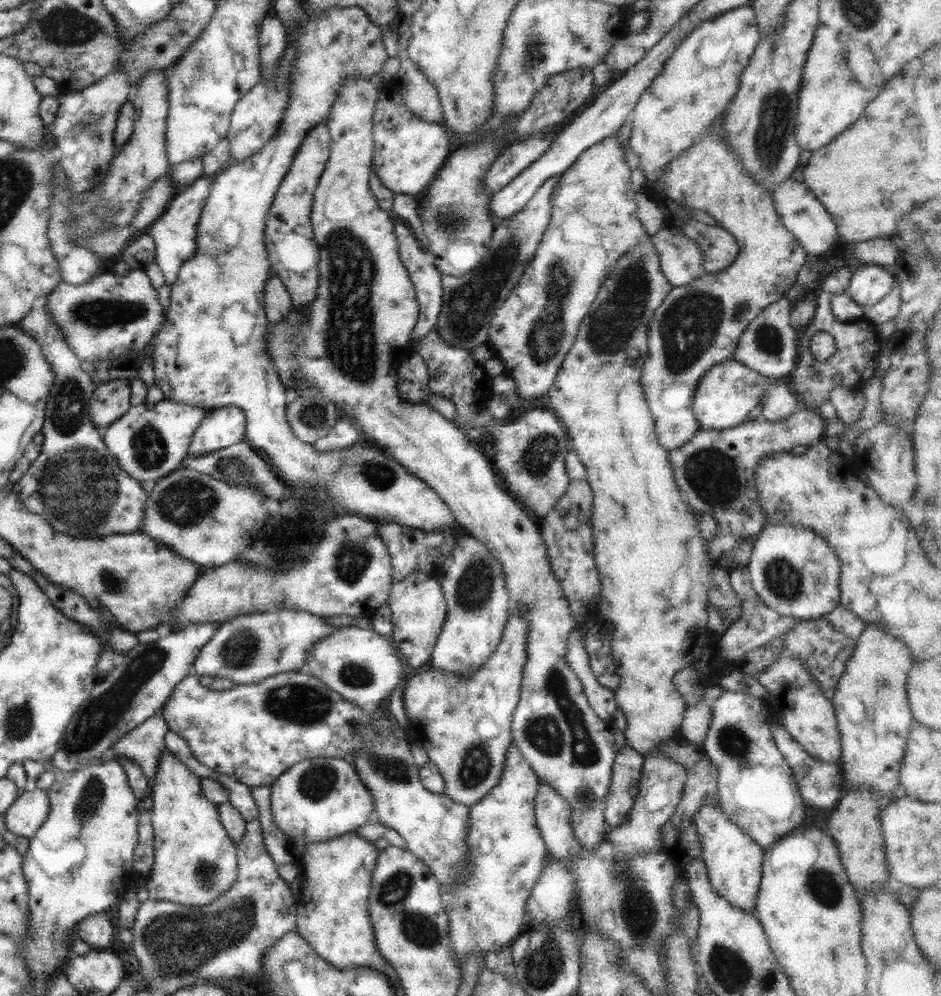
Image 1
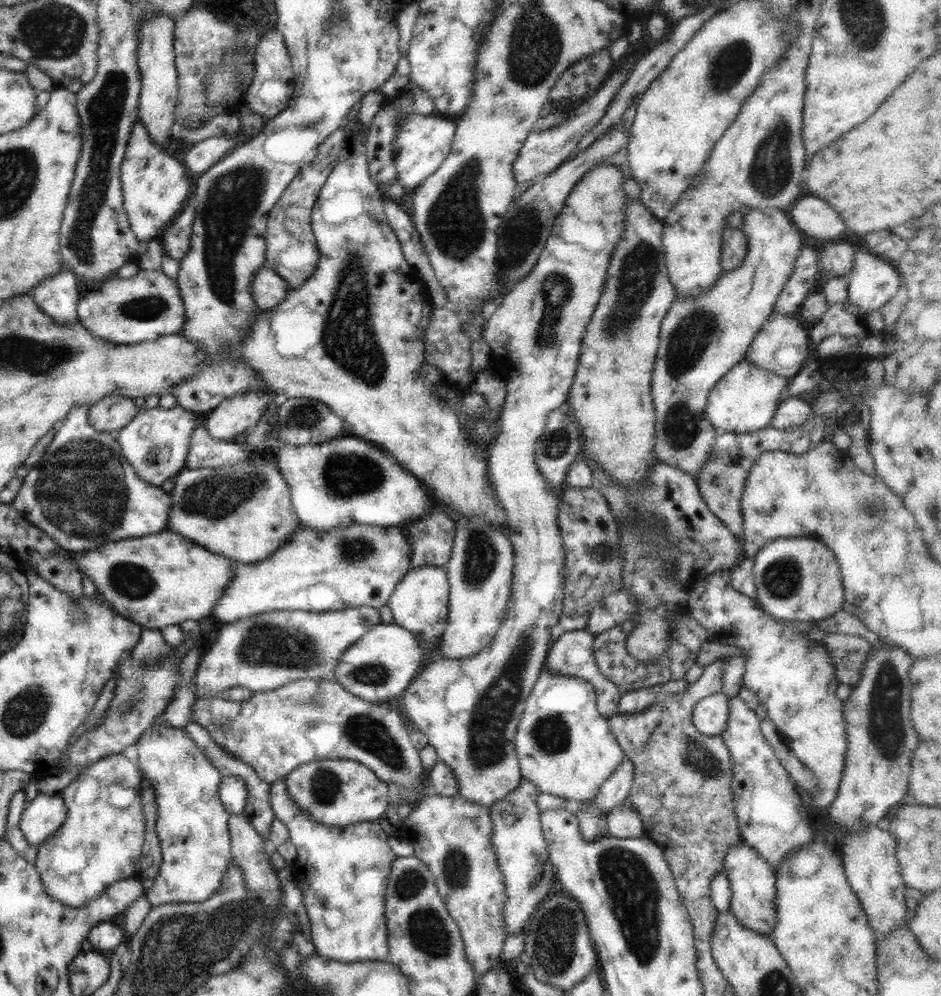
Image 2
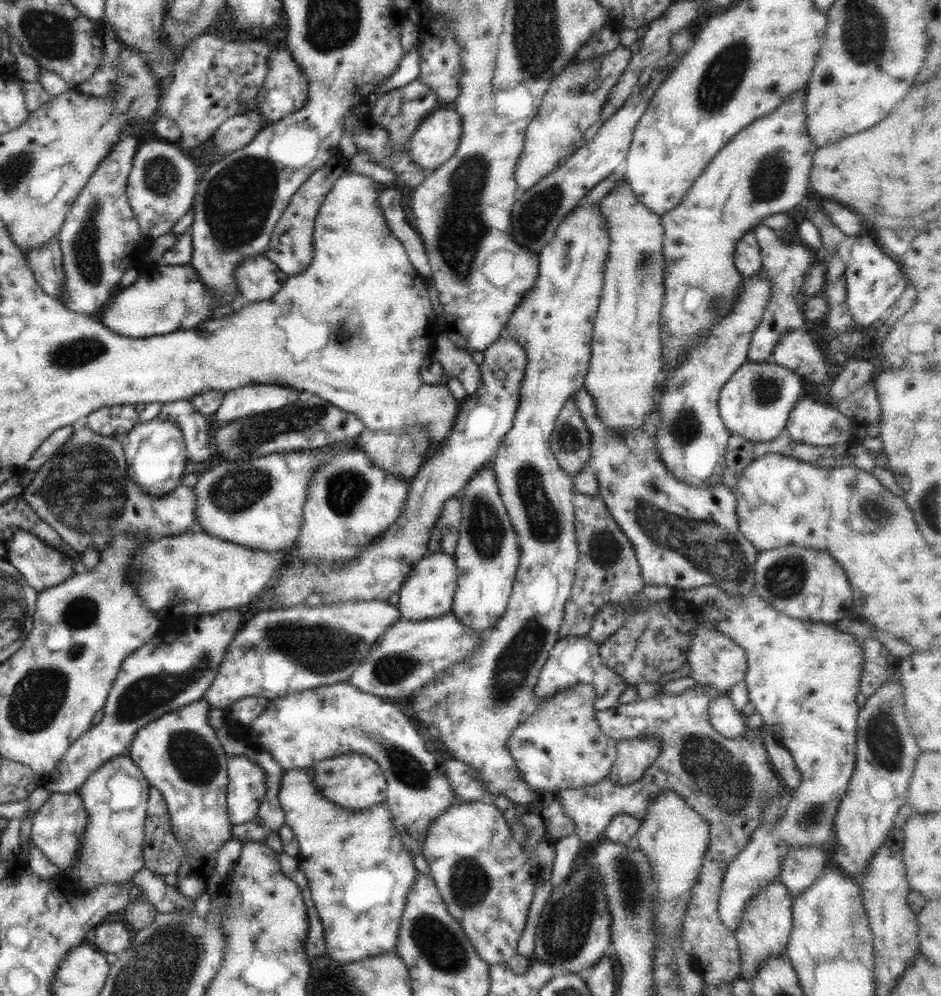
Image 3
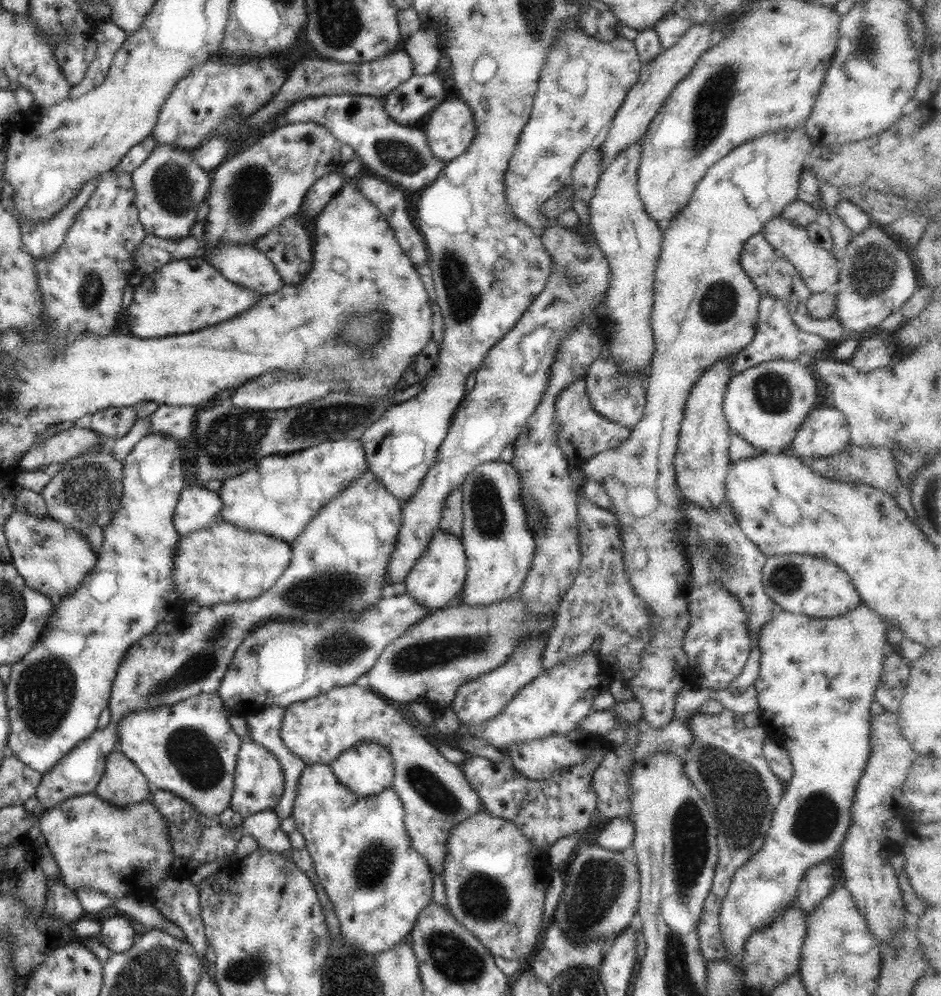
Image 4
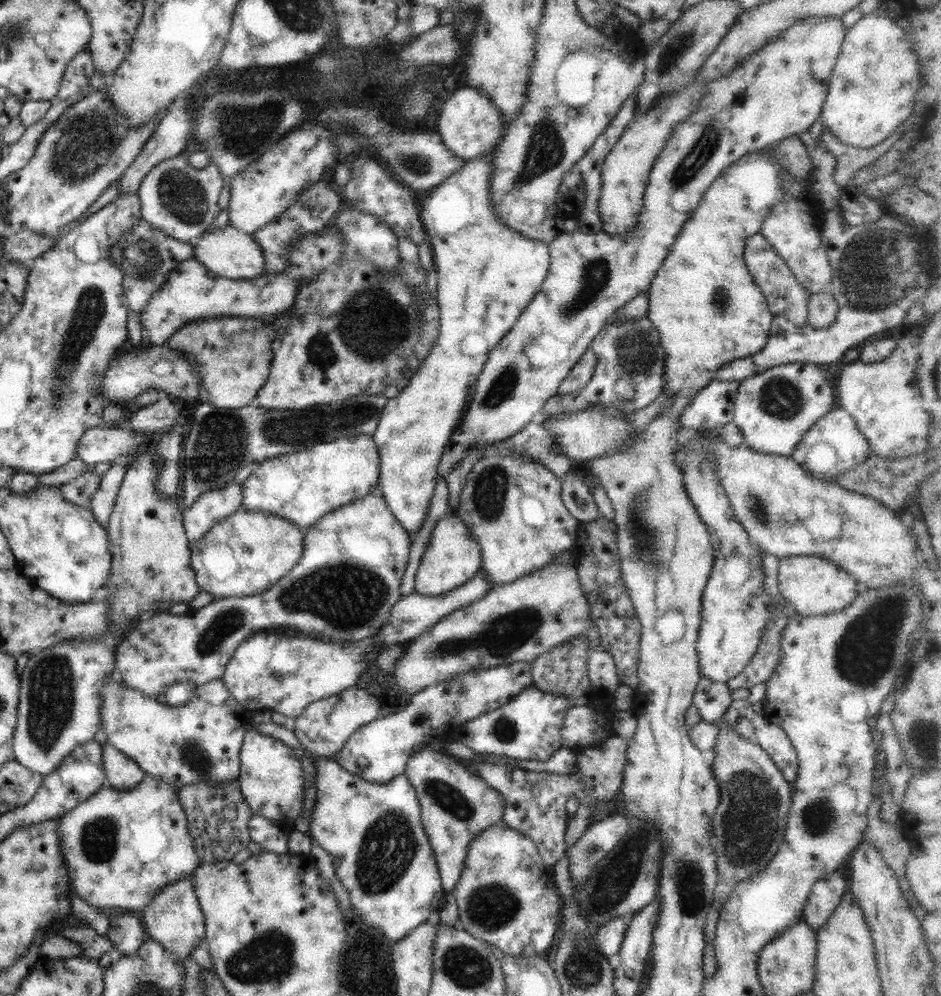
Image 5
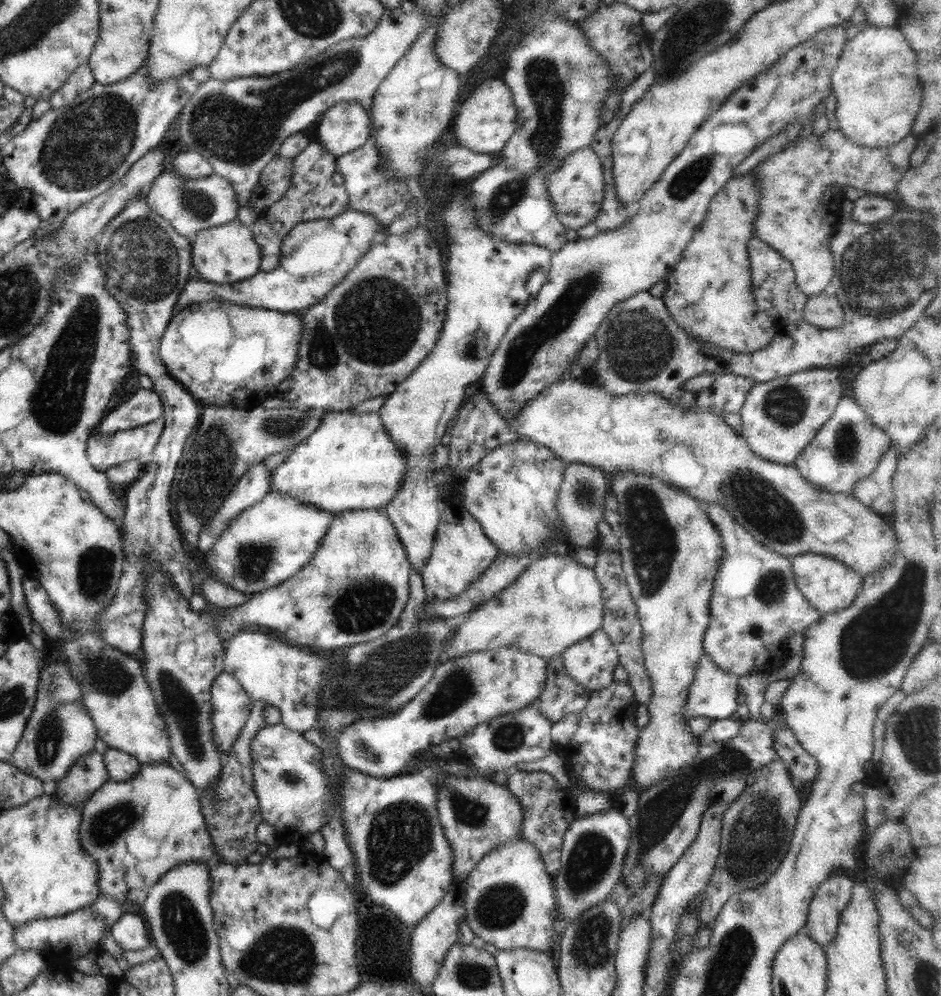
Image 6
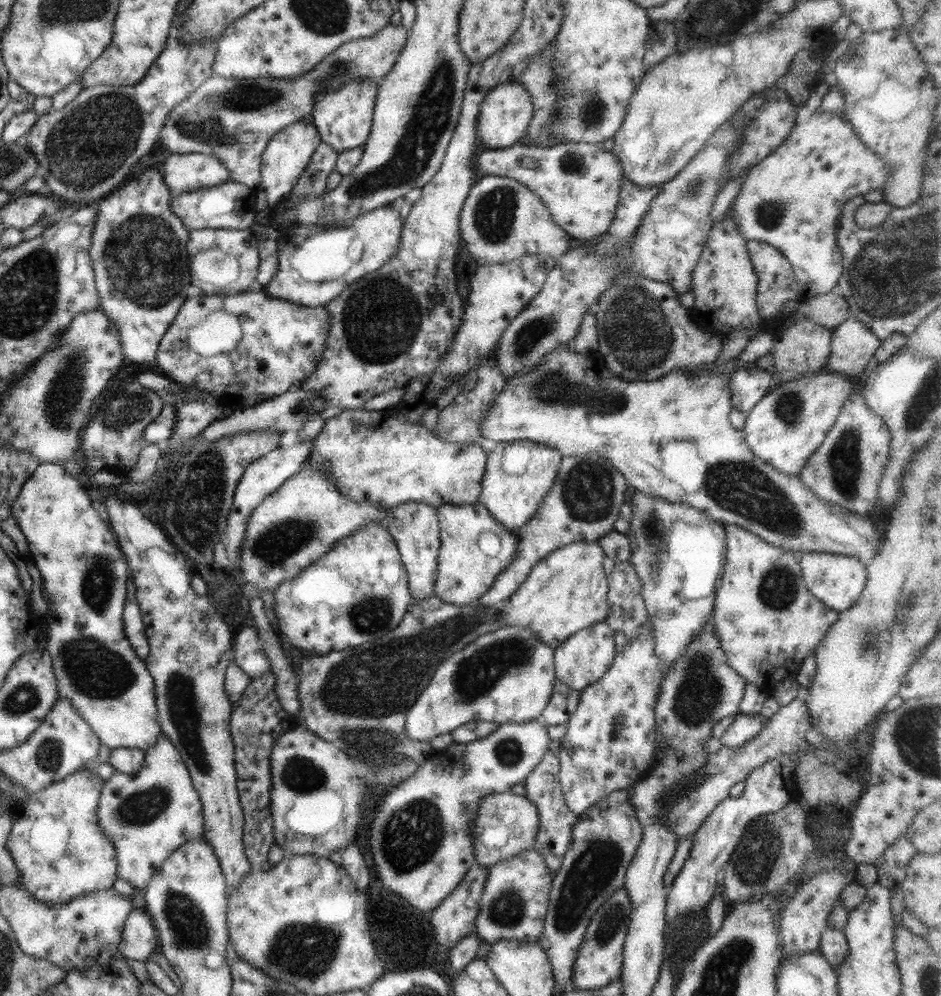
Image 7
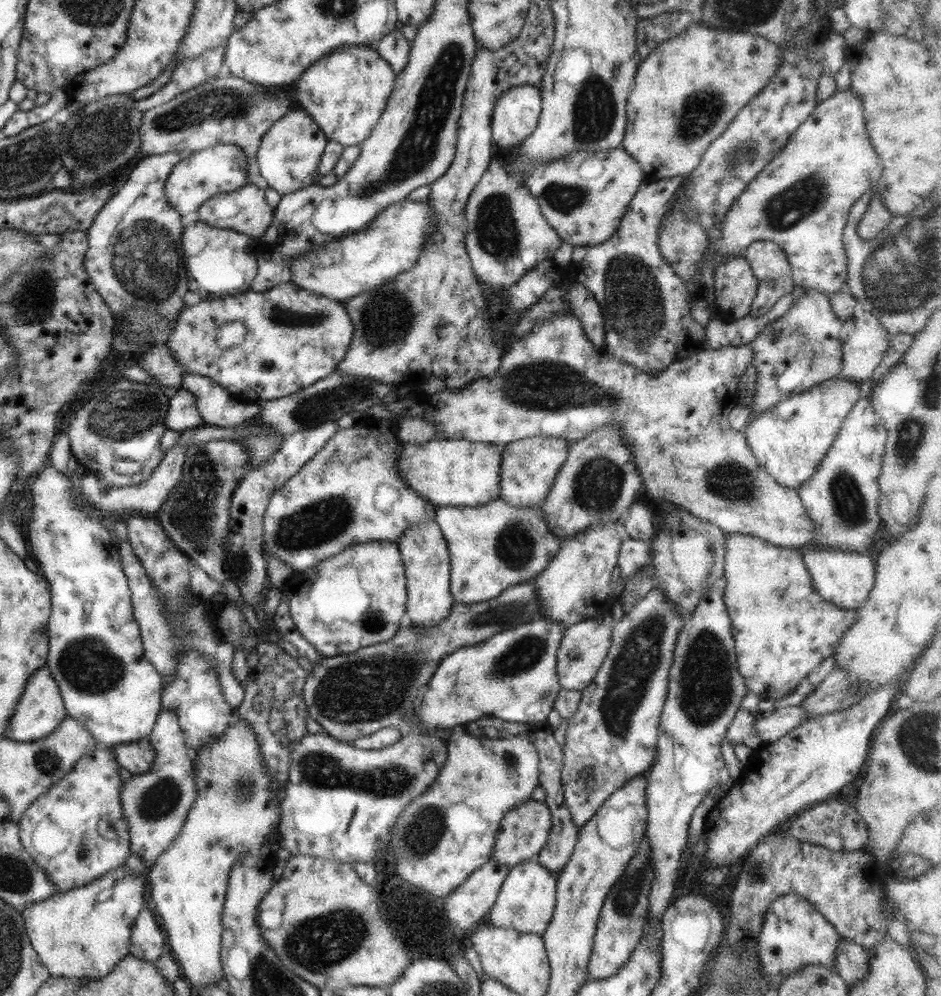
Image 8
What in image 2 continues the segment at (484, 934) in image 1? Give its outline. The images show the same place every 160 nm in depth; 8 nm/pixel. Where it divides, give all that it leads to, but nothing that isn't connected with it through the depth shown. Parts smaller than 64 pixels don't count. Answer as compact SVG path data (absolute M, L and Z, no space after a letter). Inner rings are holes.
M522 777L519 787L503 801L489 806L492 819L491 841L496 852L498 866L505 880L505 907L503 922L510 934L520 933L525 928L533 912L552 890L552 883L557 876L555 866L549 860L548 848L541 827L541 813L536 798L539 790Z

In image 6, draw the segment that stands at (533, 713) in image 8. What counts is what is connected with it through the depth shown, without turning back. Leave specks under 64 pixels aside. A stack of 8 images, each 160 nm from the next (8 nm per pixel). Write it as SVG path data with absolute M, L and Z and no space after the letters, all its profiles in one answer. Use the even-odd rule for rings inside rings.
M502 647L498 651L470 653L440 663L428 684L406 706L393 716L375 720L358 719L347 726L337 738L334 758L338 765L353 768L362 774L376 778L390 778L411 760L413 753L428 749L445 740L458 738L472 730L474 725L494 720L502 714L518 712L534 704L546 684L547 660L534 653L524 653L514 647Z

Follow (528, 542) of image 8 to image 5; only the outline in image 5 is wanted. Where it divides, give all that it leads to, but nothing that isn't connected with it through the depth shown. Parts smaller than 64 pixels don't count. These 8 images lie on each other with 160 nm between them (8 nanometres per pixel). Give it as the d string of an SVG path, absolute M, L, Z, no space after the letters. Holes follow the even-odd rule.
M449 511L434 527L417 568L415 592L424 596L444 595L471 580L482 566L482 551L458 514Z

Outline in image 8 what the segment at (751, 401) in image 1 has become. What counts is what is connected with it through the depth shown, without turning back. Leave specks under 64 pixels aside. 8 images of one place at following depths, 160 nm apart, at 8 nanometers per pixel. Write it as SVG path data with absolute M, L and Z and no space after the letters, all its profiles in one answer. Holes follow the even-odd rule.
M834 377L801 393L788 395L749 421L742 431L762 468L778 484L797 489L817 471L843 420L860 398L859 383Z

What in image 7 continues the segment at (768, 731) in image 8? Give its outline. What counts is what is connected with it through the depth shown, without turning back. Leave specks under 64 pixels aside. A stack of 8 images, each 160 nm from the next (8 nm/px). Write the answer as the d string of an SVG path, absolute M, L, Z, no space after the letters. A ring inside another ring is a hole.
M755 713L750 715L739 714L734 721L719 737L721 744L728 748L744 746L751 738L759 735L765 722L770 719Z

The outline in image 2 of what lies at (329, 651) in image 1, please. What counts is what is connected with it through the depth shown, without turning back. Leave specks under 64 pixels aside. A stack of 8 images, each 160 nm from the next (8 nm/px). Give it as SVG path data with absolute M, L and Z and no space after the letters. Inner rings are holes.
M380 623L356 640L348 652L342 653L333 670L334 680L341 684L350 694L366 701L385 704L390 698L400 696L414 677L432 659L442 653L442 637L432 647L424 647L416 634L397 624Z

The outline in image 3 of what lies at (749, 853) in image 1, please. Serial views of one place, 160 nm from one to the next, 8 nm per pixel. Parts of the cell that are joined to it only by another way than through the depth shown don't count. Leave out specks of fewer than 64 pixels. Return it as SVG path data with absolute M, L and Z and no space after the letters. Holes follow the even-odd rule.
M768 883L761 888L746 904L744 914L735 930L735 937L741 956L740 978L753 979L757 970L768 957L784 956L785 948L793 927L792 901L790 891L781 883Z

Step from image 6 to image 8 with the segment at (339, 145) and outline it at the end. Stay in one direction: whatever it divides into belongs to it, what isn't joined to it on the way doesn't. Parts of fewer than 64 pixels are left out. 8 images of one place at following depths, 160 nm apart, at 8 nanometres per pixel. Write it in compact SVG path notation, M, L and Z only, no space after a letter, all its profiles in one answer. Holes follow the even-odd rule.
M346 44L310 65L295 82L296 96L300 107L312 116L318 127L330 141L338 141L342 146L361 145L371 136L372 128L378 123L390 100L396 80L396 73L373 45Z

